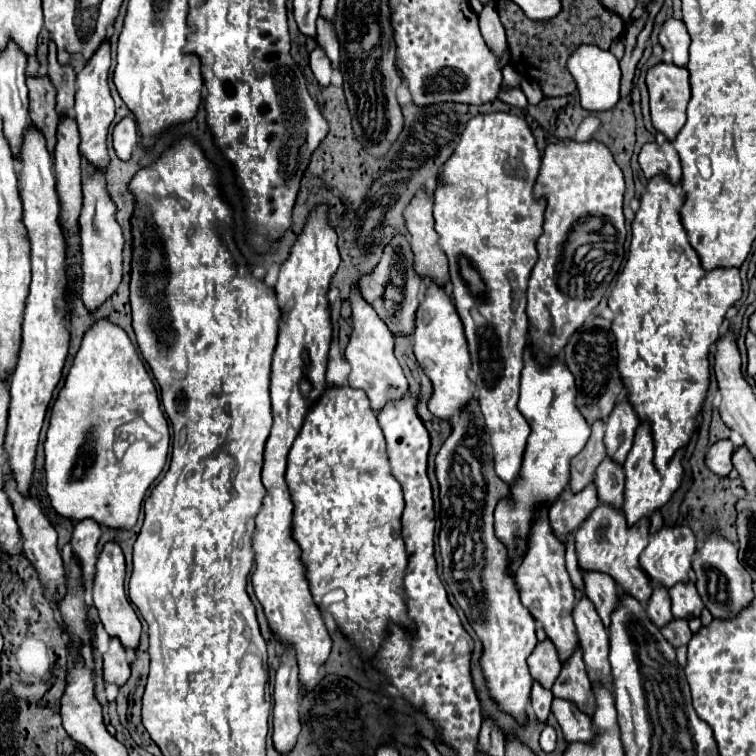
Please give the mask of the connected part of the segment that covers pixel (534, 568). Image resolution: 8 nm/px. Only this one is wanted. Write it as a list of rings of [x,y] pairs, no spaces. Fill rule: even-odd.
[[[542,507],[536,511],[536,519],[532,524],[528,537],[526,561],[516,571],[516,583],[520,587],[522,605],[530,611],[530,615],[542,623],[546,637],[552,639],[560,661],[566,663],[578,647],[578,635],[572,621],[572,609],[576,605],[576,593],[570,583],[570,577],[564,567],[564,545],[552,535],[548,519],[548,509]]]

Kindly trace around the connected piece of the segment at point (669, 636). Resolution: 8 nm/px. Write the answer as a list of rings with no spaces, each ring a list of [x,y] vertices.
[[[674,619],[668,627],[662,629],[662,635],[674,649],[678,649],[680,645],[688,645],[688,641],[692,639],[692,631],[688,623],[684,623],[684,619]]]

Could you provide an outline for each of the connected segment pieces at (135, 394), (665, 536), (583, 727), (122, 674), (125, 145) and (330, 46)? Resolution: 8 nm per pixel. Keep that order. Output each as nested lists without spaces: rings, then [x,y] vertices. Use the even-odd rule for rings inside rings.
[[[100,319],[82,339],[80,351],[74,357],[74,365],[64,381],[64,387],[58,393],[58,399],[52,407],[50,427],[44,441],[44,469],[46,469],[46,493],[50,497],[50,503],[54,511],[60,517],[66,517],[70,521],[84,521],[94,519],[98,525],[106,525],[110,529],[132,529],[138,521],[142,501],[146,497],[148,487],[158,479],[166,465],[170,447],[170,429],[168,421],[160,409],[158,391],[138,355],[132,341],[128,339],[126,331],[118,325],[110,323],[108,319]],[[142,417],[154,431],[162,435],[158,443],[152,445],[152,463],[150,459],[140,463],[126,463],[118,461],[114,455],[114,431],[136,419]]]
[[[662,527],[642,551],[640,567],[650,581],[670,589],[676,583],[688,581],[694,553],[696,537],[688,527]]]
[[[554,699],[552,713],[556,715],[556,719],[562,727],[566,741],[592,743],[596,739],[598,729],[594,727],[592,719],[580,711],[576,711],[576,707],[572,707],[572,703],[564,703],[564,699]]]
[[[110,639],[110,647],[104,653],[104,683],[106,685],[118,685],[122,687],[130,677],[130,663],[124,647],[116,643],[116,639]]]
[[[124,117],[112,133],[114,139],[114,151],[122,161],[128,161],[132,155],[132,149],[138,143],[138,133],[136,133],[136,123],[132,117]]]
[[[322,17],[318,19],[318,43],[324,47],[326,55],[330,57],[330,61],[336,66],[340,65],[340,51],[338,51],[338,41],[334,37],[334,29],[332,23],[324,21]]]

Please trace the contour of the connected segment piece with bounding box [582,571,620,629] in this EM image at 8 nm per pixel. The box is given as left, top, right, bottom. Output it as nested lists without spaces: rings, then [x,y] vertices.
[[[582,571],[582,577],[584,577],[584,585],[586,585],[586,595],[594,603],[600,619],[604,621],[604,625],[608,629],[610,615],[618,607],[618,601],[620,601],[620,591],[618,591],[616,583],[612,583],[612,579],[608,579],[608,575]]]

